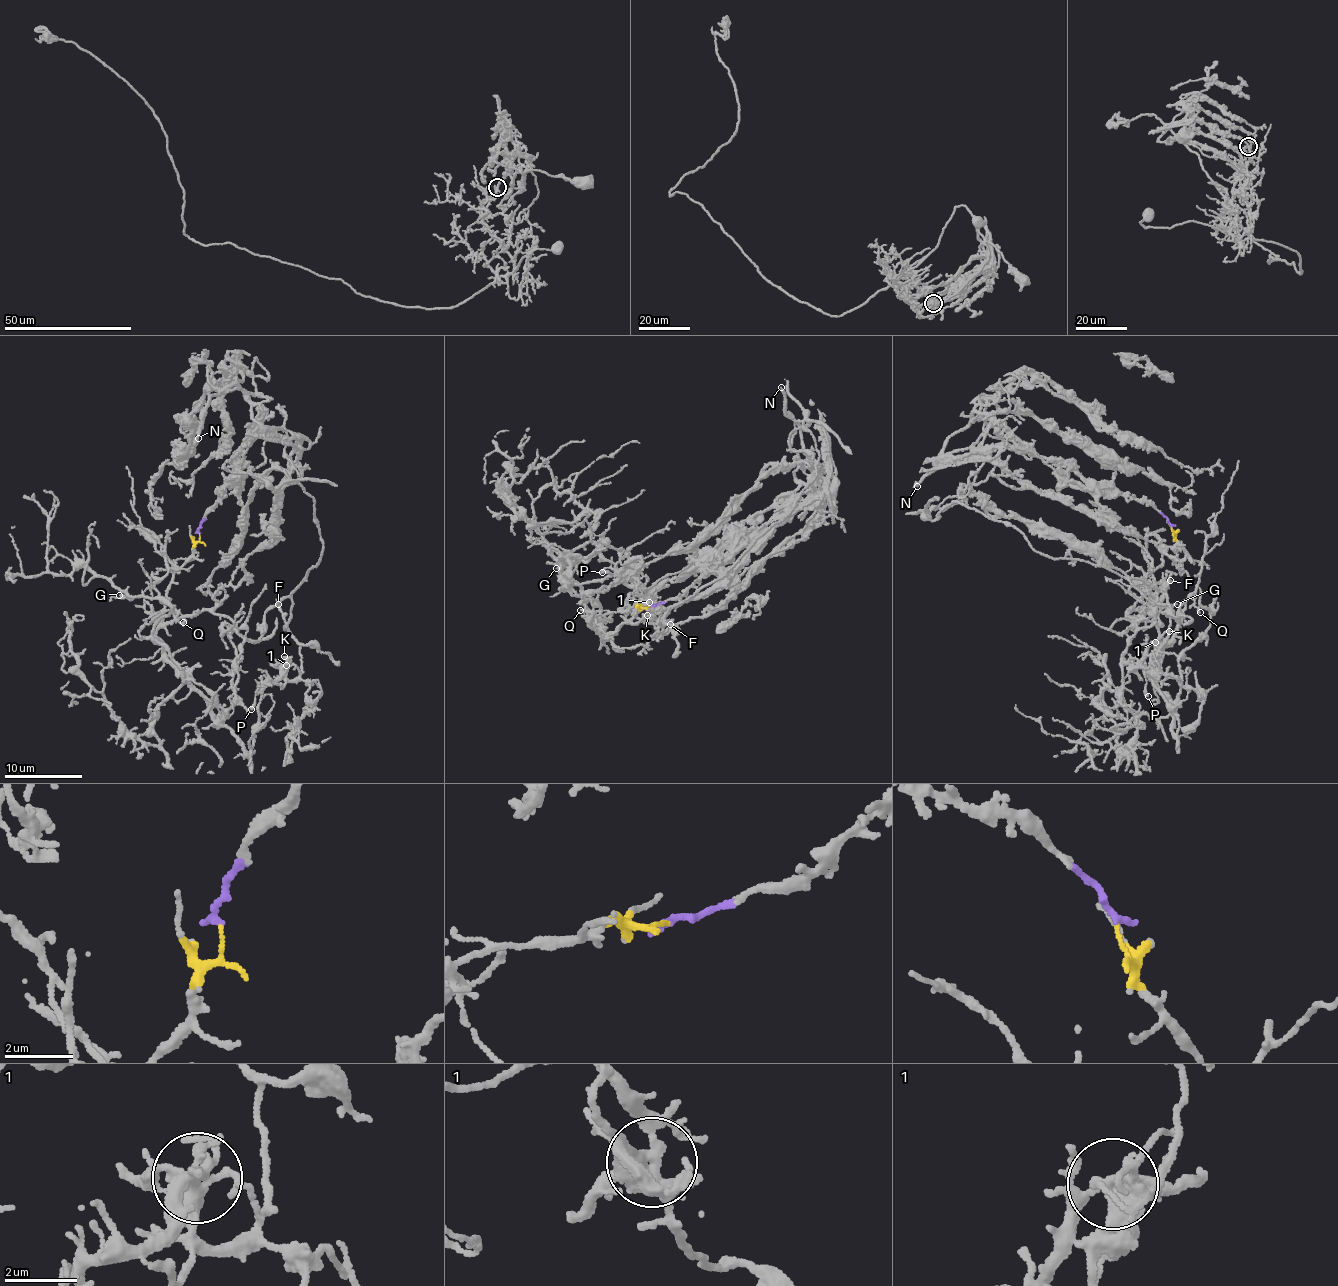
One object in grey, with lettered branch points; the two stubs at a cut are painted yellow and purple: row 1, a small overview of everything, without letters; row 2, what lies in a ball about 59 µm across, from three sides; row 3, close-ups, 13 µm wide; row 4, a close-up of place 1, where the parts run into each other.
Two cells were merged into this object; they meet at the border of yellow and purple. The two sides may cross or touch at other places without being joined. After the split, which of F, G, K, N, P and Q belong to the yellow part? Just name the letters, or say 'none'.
G, K, P, Q

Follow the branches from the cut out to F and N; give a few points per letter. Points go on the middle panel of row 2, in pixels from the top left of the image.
F: (649, 606), (716, 572), (821, 482), (791, 447), (807, 416), (816, 477), (735, 563), (671, 607), (669, 625)
N: (649, 606), (716, 572), (784, 506), (821, 482), (814, 484), (781, 387)

